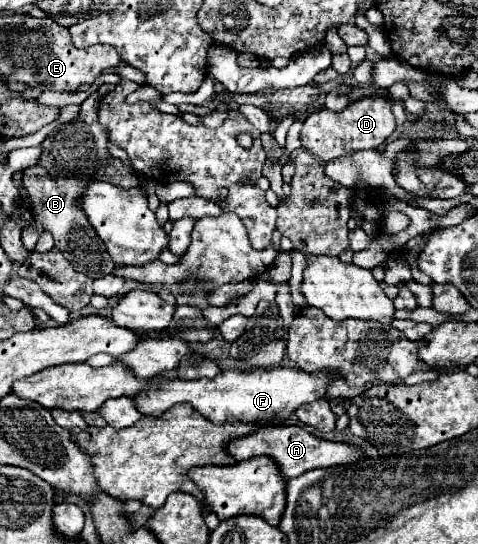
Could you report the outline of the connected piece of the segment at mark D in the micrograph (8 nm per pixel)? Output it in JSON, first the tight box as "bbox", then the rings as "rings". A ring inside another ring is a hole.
{"bbox":[301,99,396,161],"rings":[[[359,99],[349,103],[341,113],[331,113],[321,109],[311,113],[301,129],[301,145],[321,161],[331,161],[341,155],[349,155],[357,149],[377,149],[379,145],[388,142],[390,135],[396,128],[395,117],[391,110],[391,103],[387,99]]]}

